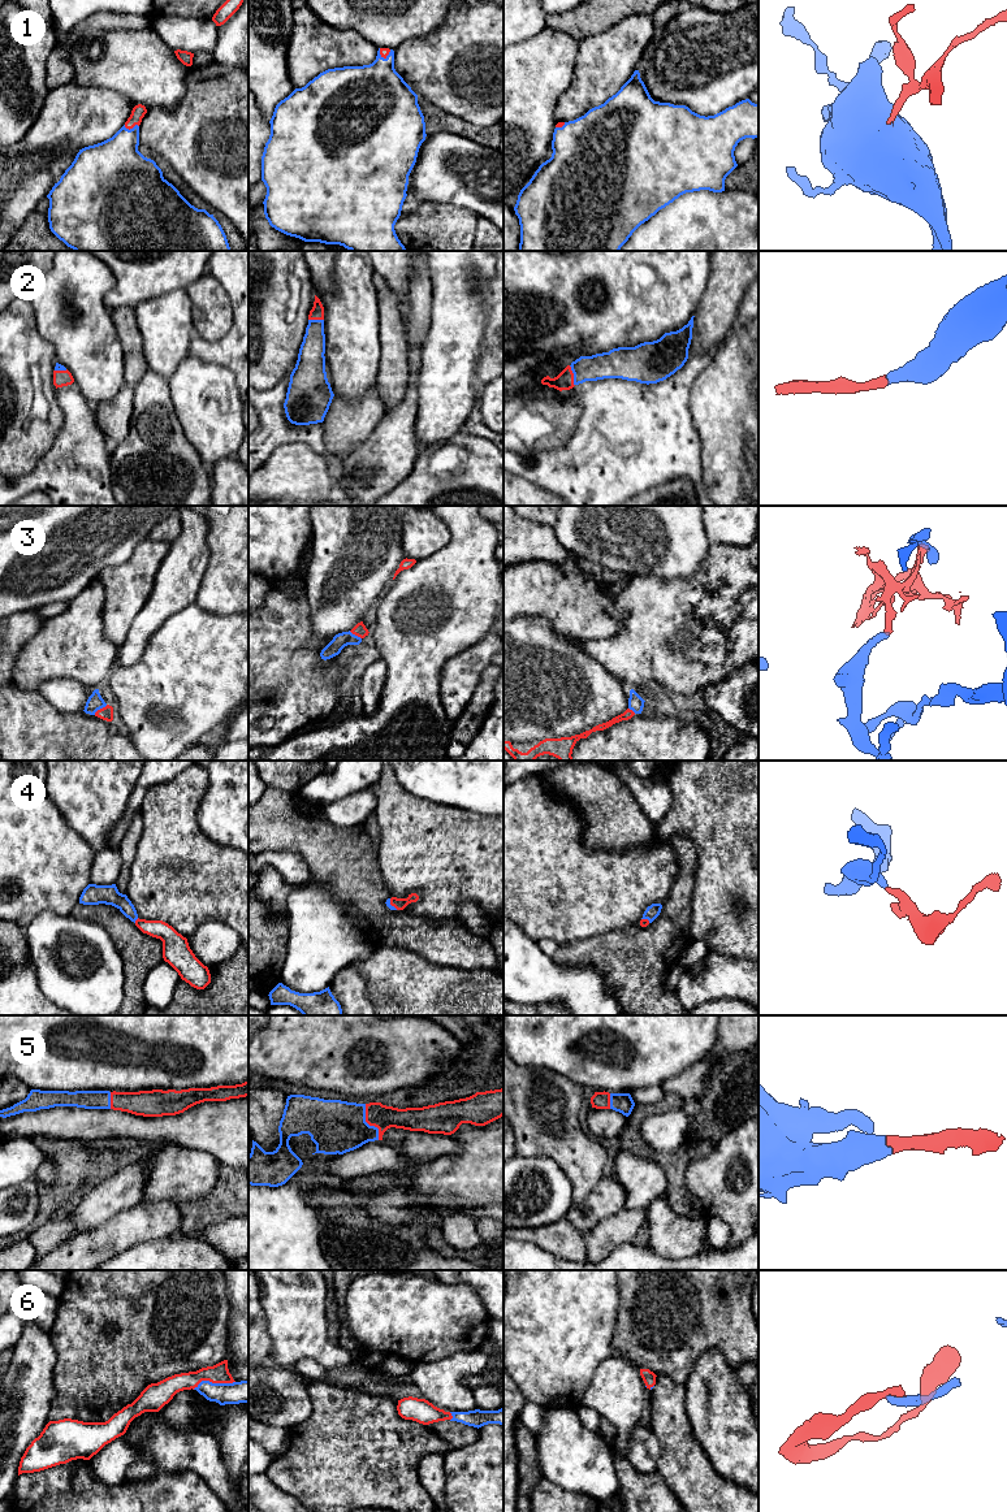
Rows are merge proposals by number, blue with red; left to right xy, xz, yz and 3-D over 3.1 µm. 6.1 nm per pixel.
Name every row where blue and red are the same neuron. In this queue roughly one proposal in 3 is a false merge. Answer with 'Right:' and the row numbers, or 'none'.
Right: 1, 2, 4, 5, 6

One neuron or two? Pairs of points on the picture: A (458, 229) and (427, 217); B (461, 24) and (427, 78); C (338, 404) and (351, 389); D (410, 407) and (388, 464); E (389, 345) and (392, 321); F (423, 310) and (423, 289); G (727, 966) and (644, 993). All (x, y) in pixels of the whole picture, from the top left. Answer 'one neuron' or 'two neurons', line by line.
A: one neuron
B: one neuron
C: two neurons
D: one neuron
E: one neuron
F: one neuron
G: two neurons

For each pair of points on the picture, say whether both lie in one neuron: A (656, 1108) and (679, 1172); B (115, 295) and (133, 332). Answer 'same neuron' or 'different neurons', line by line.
A: same neuron
B: different neurons

